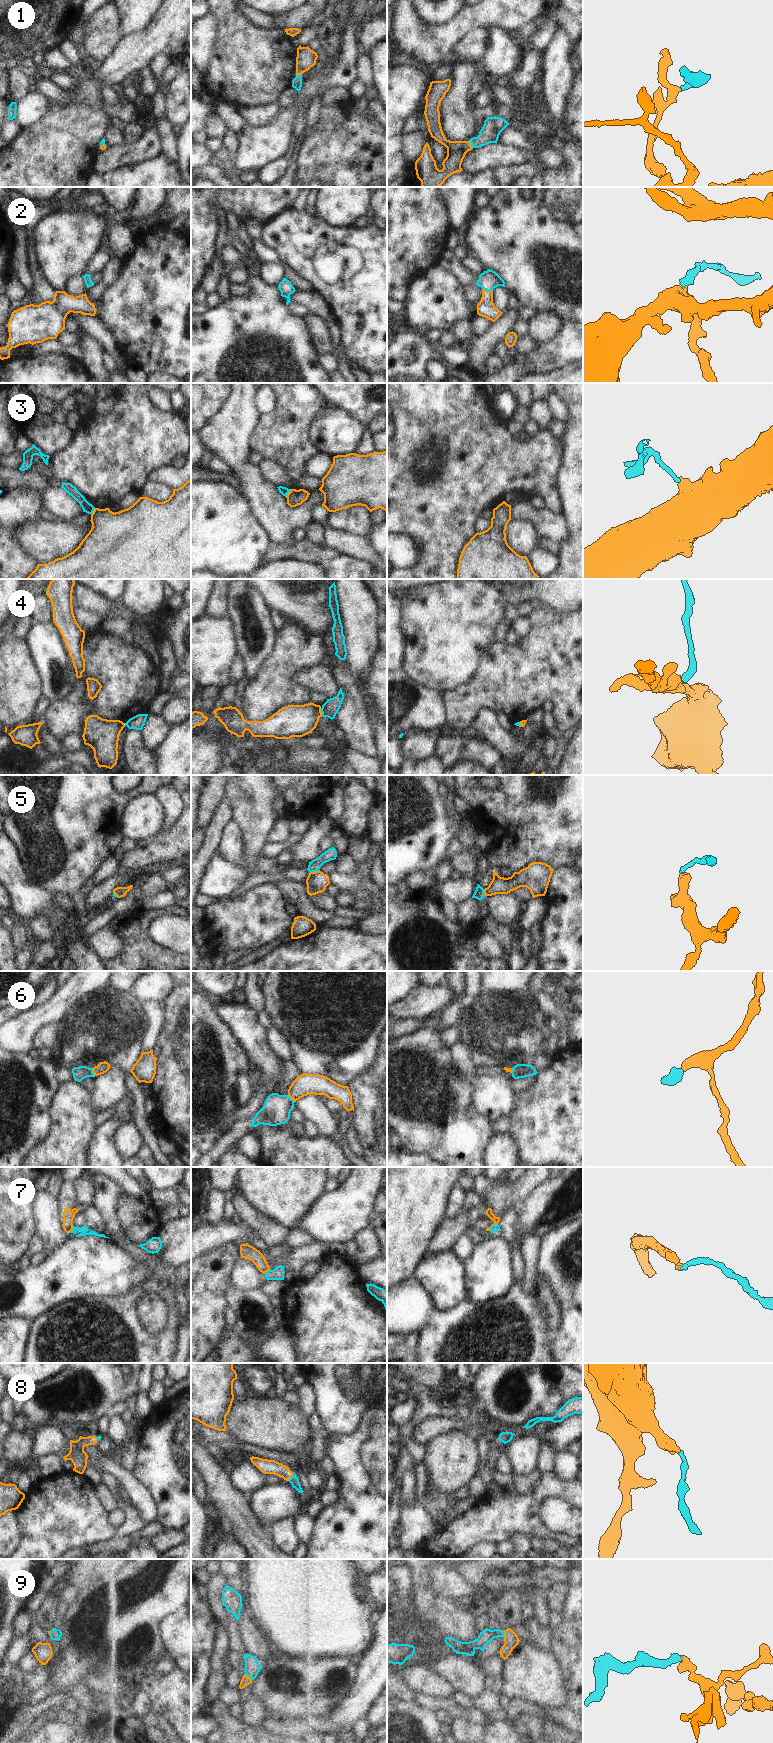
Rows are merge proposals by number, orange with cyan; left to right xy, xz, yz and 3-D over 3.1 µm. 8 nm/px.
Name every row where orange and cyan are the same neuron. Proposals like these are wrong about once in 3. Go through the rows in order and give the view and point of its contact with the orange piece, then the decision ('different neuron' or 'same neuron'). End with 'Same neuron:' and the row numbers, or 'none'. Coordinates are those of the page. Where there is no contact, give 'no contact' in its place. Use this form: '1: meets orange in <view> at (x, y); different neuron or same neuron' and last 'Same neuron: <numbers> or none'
1: meets orange in yz at (470, 144); same neuron
2: meets orange in yz at (486, 290); same neuron
3: meets orange in xz at (288, 493); different neuron
4: meets orange in xz at (321, 712); different neuron
5: meets orange in xz at (313, 872); different neuron
6: meets orange in xy at (93, 1072); same neuron
7: meets orange in yz at (492, 1224); different neuron
8: meets orange in xz at (291, 1476); same neuron
9: meets orange in xz at (247, 1676); same neuron
Same neuron: 1, 2, 6, 8, 9

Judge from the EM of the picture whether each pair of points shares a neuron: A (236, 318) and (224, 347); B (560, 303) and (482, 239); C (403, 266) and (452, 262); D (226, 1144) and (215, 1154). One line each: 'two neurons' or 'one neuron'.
A: one neuron
B: one neuron
C: two neurons
D: one neuron

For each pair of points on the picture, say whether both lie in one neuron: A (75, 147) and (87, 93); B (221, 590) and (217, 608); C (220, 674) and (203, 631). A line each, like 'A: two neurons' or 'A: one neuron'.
A: one neuron
B: one neuron
C: one neuron

